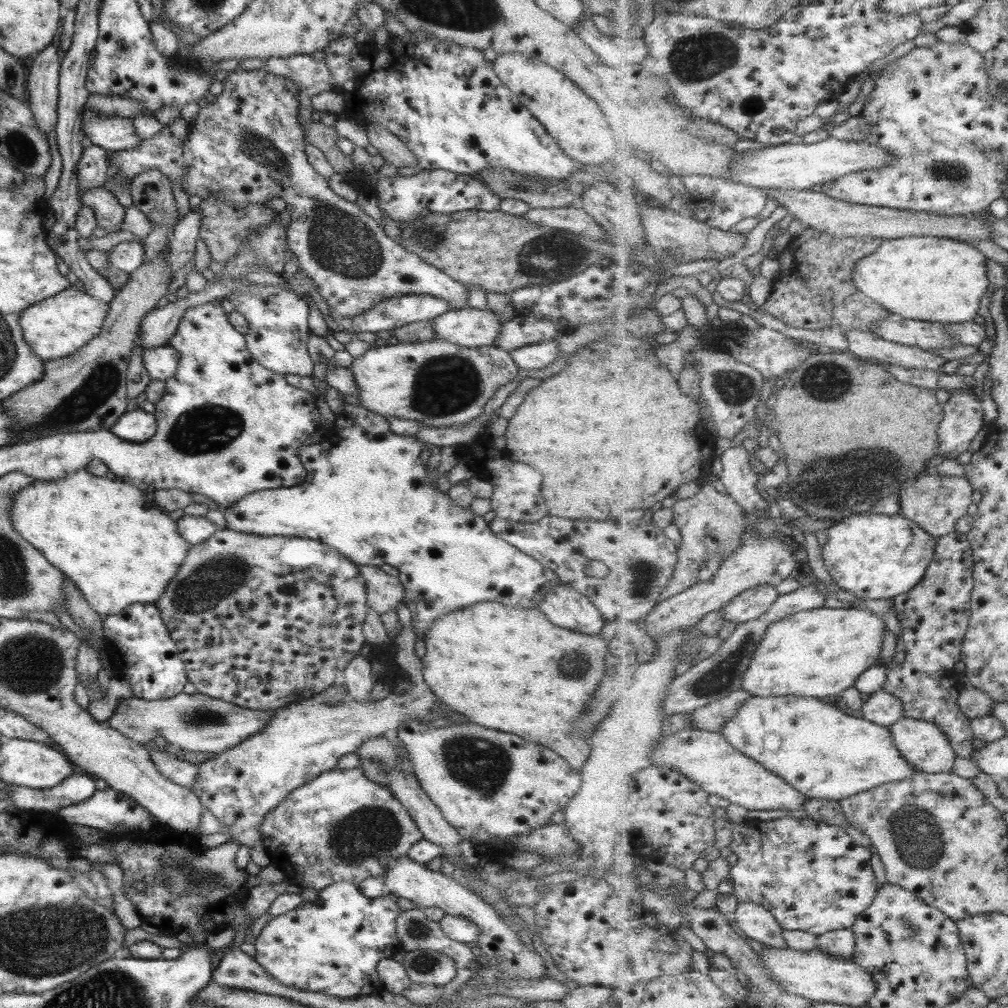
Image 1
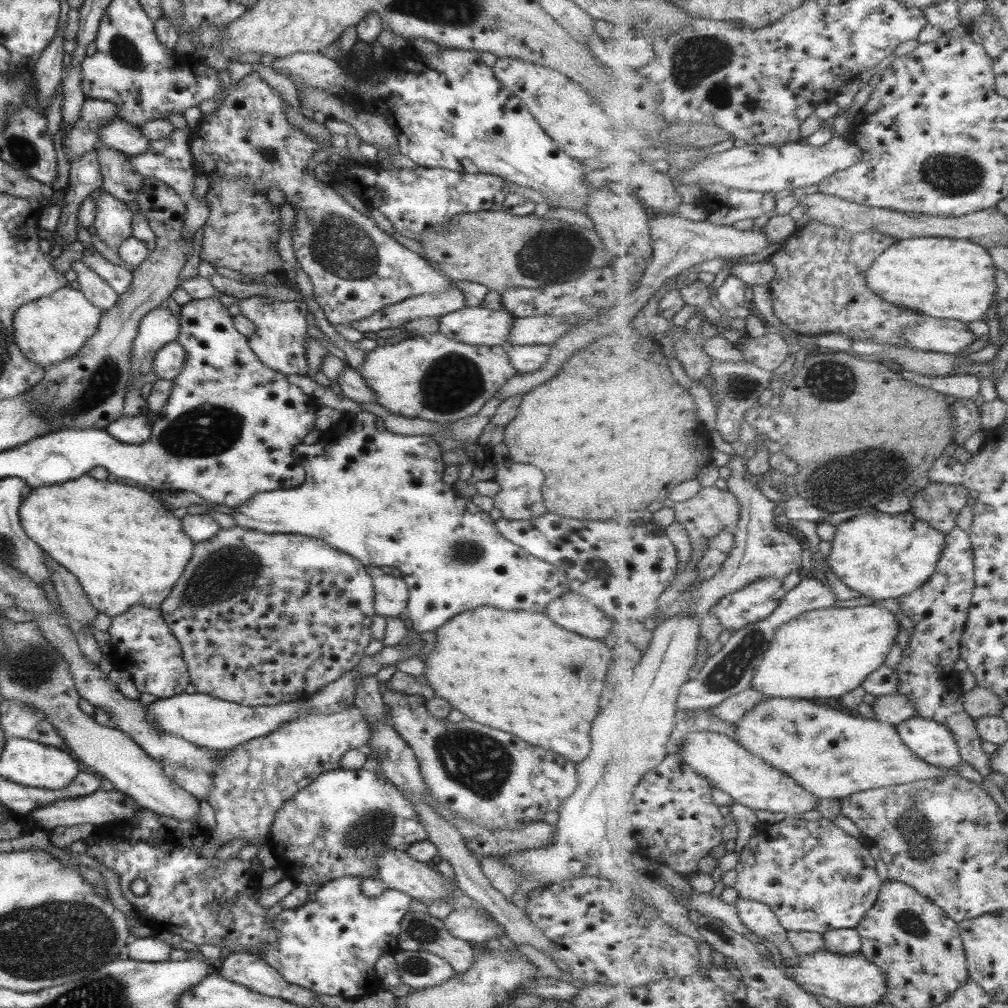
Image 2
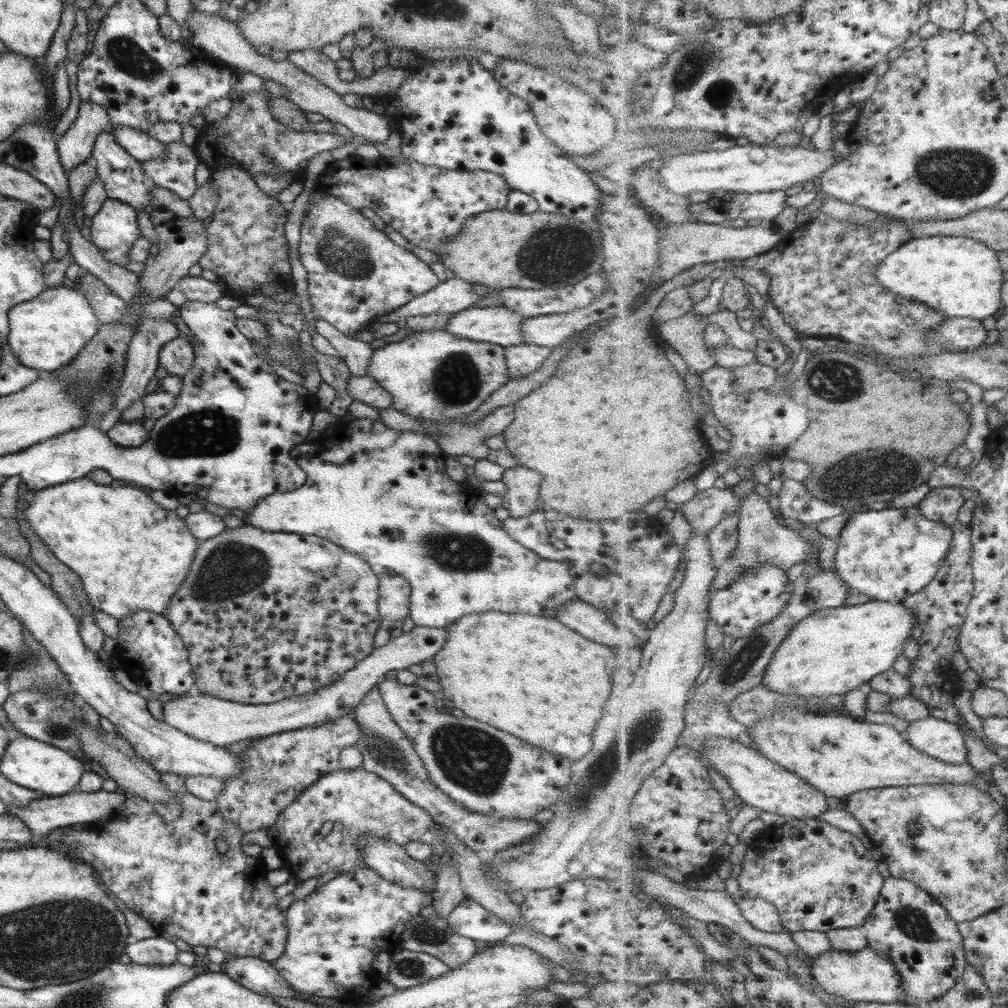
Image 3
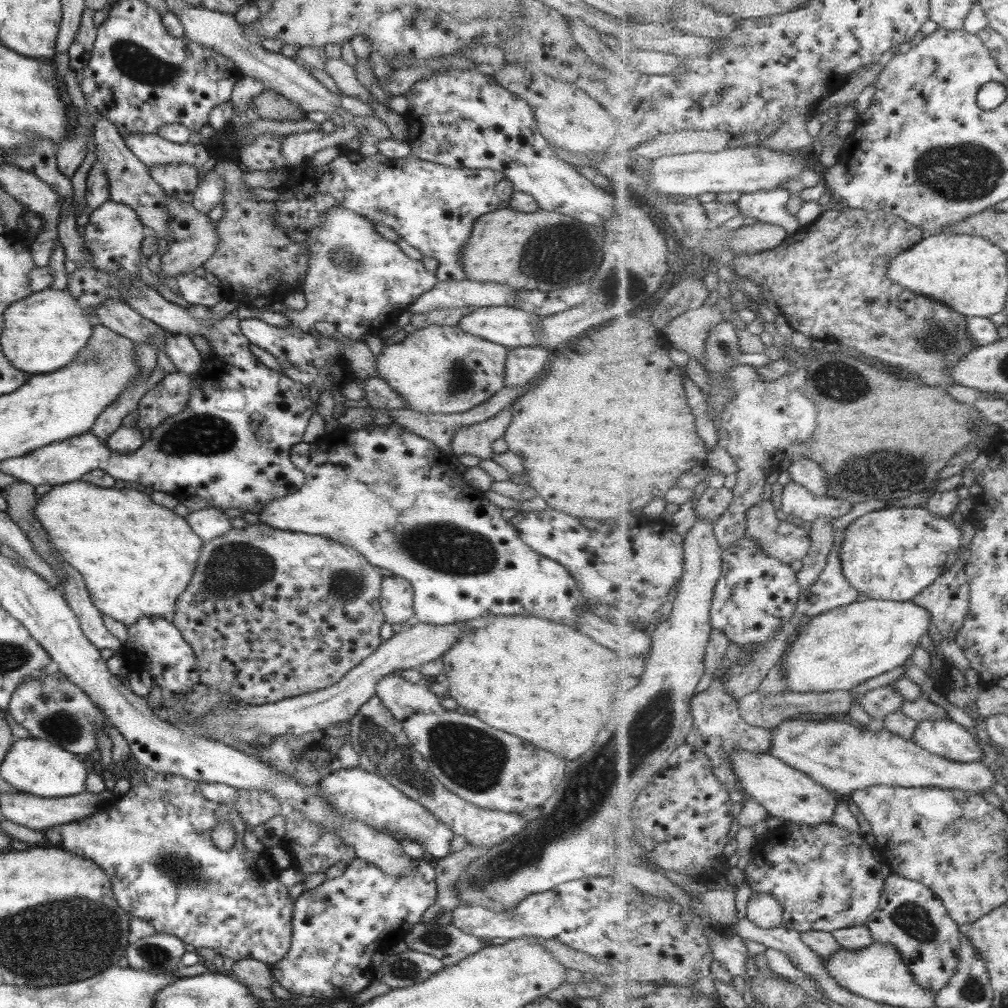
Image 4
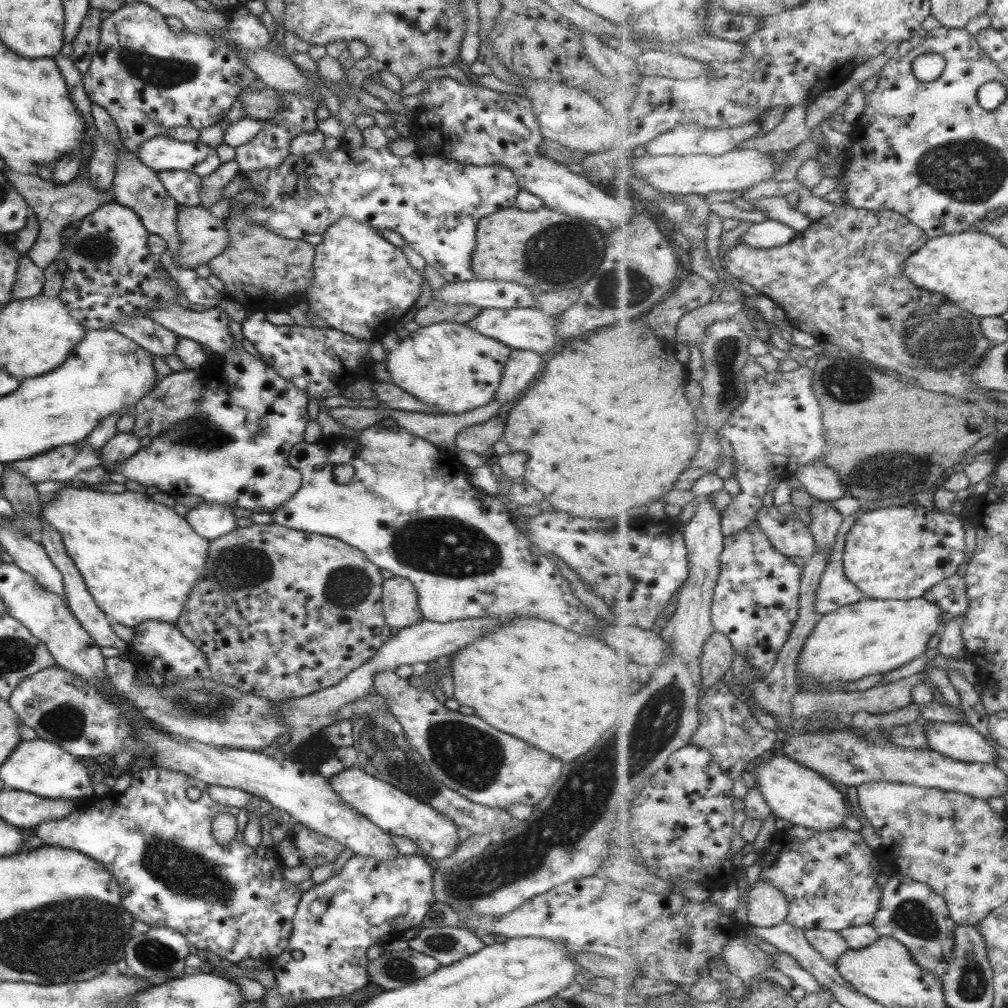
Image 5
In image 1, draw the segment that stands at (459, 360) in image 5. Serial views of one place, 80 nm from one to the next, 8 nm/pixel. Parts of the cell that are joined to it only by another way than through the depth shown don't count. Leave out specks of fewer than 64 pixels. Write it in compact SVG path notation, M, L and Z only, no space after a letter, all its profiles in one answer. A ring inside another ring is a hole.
M434 337L423 342L405 342L403 344L371 346L362 355L354 358L348 366L353 375L357 400L369 412L382 417L395 417L414 420L419 427L459 427L477 418L483 412L483 406L493 393L504 384L520 377L518 367L507 352L493 345L463 348Z

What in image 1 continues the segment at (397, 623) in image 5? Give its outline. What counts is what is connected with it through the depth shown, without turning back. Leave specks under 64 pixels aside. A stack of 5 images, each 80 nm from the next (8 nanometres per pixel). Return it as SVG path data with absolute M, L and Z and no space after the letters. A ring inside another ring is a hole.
M357 565L364 582L365 602L377 614L395 610L402 602L403 587L398 577L380 570L377 566Z

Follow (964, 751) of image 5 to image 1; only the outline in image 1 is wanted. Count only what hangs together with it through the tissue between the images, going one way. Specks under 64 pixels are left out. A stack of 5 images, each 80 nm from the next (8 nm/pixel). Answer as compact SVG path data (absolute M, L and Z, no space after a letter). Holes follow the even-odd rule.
M904 716L890 729L896 747L913 767L923 773L951 773L958 755L935 723Z

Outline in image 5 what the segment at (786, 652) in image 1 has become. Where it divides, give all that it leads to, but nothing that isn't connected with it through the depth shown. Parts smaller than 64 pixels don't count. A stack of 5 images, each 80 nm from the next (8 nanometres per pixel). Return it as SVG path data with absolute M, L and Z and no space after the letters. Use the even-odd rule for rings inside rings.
M924 596L911 600L865 598L842 606L824 614L809 636L799 656L798 677L800 681L831 687L835 683L855 683L874 674L897 670L928 651L931 636L939 636L945 626L943 615L940 605Z

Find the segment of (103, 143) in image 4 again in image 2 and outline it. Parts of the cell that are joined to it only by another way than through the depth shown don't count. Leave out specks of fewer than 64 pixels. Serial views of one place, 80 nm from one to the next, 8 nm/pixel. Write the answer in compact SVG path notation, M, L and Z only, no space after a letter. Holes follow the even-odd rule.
M99 142L94 144L94 150L101 174L100 189L119 201L135 202L136 190L141 186L143 178L135 173L135 169L131 169L127 156Z

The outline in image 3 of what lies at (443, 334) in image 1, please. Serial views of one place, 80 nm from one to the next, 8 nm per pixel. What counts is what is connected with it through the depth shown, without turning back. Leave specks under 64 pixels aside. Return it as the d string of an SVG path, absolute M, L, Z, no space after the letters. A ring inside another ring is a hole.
M469 307L453 313L444 329L457 338L496 344L505 348L522 342L520 324L523 318L505 307Z

